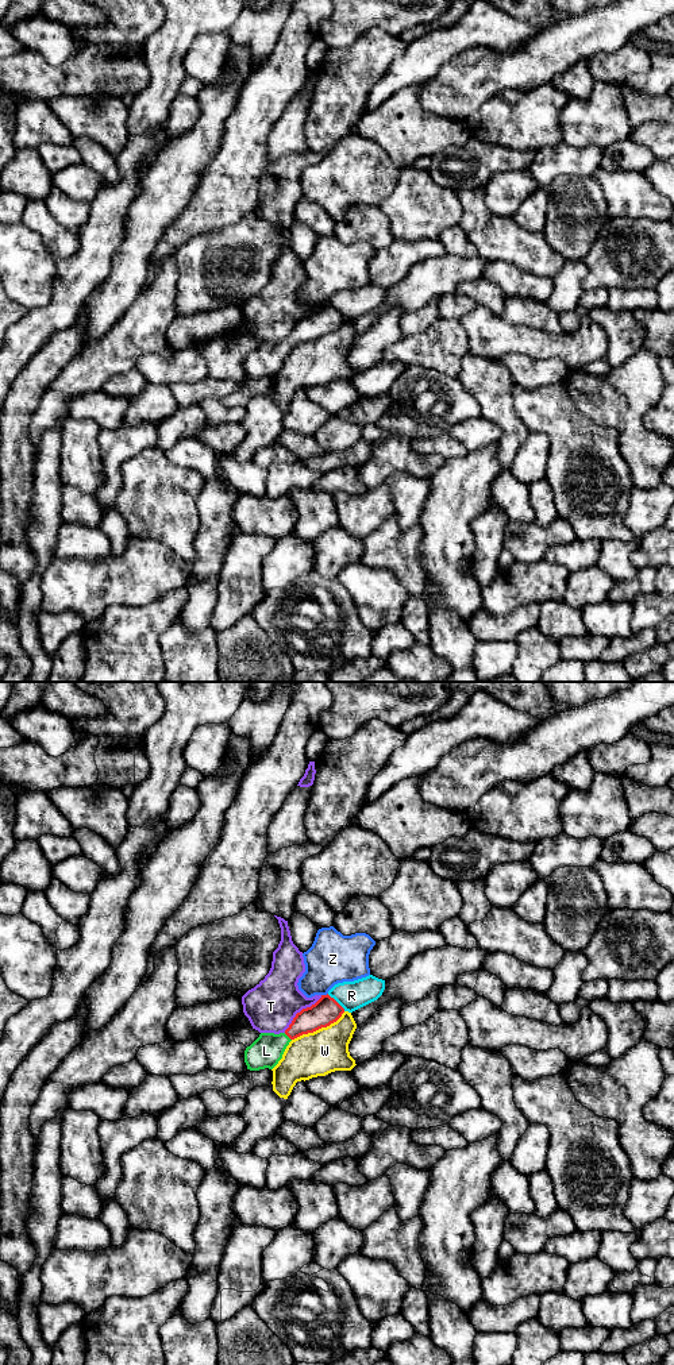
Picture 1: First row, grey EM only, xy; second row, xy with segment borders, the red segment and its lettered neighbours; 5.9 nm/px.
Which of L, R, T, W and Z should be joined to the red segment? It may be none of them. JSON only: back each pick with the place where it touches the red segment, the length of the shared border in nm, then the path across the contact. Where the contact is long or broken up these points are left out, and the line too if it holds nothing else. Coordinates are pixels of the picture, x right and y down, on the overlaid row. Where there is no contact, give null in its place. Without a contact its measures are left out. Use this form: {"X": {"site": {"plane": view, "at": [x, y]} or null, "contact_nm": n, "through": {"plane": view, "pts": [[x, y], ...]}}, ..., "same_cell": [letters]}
{"L": {"site": {"plane": "xy", "at": [288, 1036]}, "contact_nm": 60, "through": {"plane": "xy", "pts": [[323, 1013], [305, 1021], [288, 1036], [266, 1051]]}}, "same_cell": ["L"]}

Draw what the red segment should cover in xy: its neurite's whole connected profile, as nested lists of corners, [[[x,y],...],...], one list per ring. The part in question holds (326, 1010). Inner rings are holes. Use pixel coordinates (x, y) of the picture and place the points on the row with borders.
[[[328,994],[321,995],[315,1005],[297,1013],[284,1033],[261,1033],[244,1050],[247,1069],[273,1069],[282,1059],[282,1054],[292,1040],[330,1026],[336,1022],[343,1013],[344,1009],[334,998]]]

